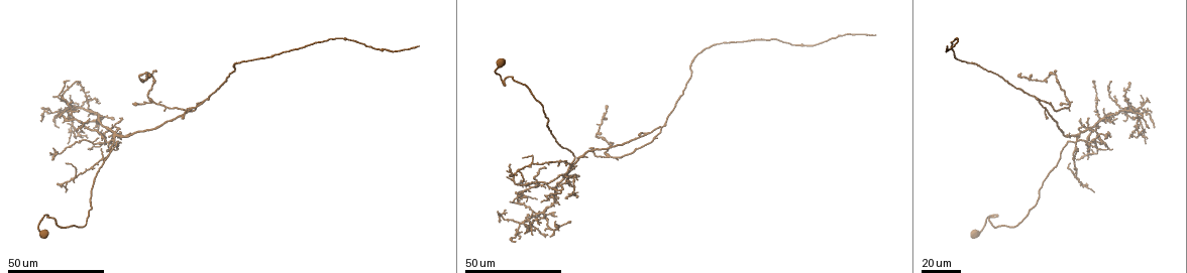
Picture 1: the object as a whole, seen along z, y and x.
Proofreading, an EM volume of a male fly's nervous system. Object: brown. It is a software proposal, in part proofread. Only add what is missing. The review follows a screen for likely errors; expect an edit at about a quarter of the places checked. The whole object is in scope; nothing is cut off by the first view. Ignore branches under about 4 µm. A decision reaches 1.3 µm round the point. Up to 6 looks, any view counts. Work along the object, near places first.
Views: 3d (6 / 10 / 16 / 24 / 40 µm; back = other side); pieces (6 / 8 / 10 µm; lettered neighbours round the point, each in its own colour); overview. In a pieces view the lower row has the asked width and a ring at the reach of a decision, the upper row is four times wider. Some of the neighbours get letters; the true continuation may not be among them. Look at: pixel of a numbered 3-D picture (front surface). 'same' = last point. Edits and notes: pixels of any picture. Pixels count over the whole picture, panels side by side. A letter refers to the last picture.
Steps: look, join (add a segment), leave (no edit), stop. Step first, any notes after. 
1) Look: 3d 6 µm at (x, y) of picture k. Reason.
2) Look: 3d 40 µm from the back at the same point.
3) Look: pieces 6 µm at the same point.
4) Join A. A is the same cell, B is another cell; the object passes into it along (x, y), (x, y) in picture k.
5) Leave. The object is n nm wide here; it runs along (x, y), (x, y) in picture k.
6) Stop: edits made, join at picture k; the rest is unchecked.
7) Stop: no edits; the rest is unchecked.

Look: 3d 24 µm at (520, 196) of picture 1. Tapers out.

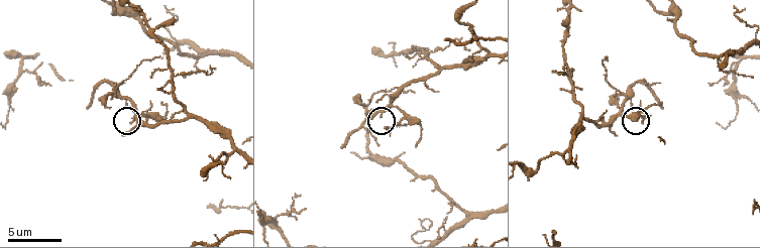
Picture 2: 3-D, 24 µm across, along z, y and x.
Look: pieces 6 µm at (387, 129) of picture 2. What lies round it.

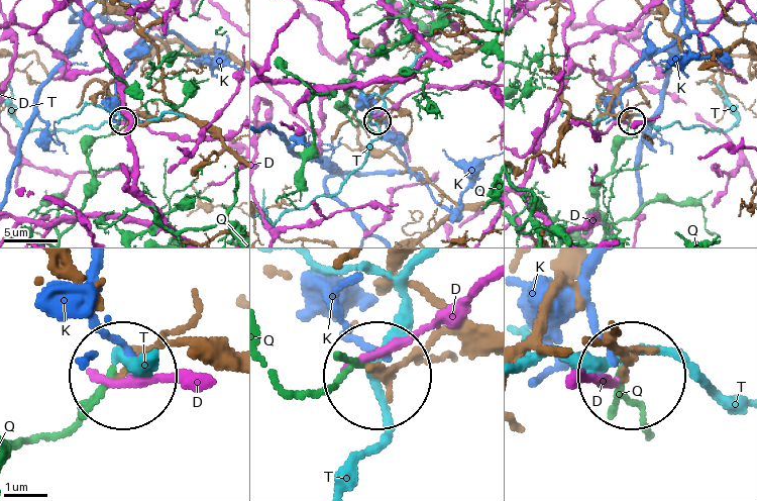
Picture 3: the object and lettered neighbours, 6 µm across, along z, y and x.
Leave. D, K, Q and T are other cells; it runs along (184, 345), (119, 375) in picture 3; none of them fits.

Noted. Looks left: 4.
Look: pieces 6 µm at (341, 144) of picture 2. Thin end.

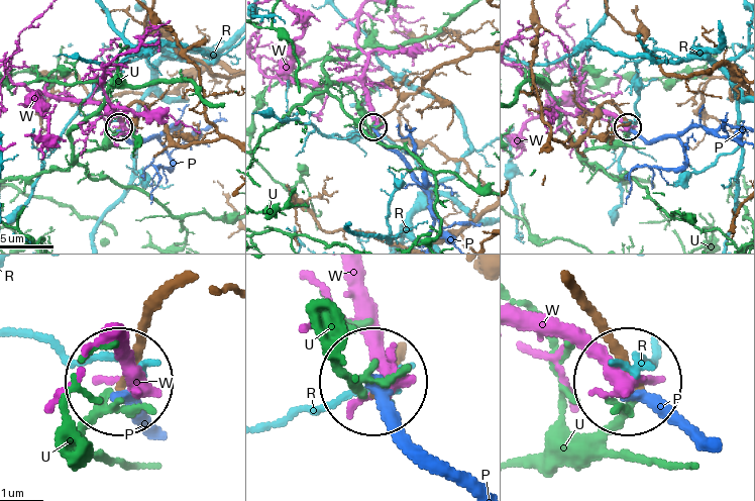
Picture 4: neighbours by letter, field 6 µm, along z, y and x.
Leave. P, R, U and W are other cells; it runs along (575, 294), (630, 378) in picture 4; none of them fits.

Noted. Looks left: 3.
Look: 3d 40 µm at (121, 119) of picture 1. Free end.

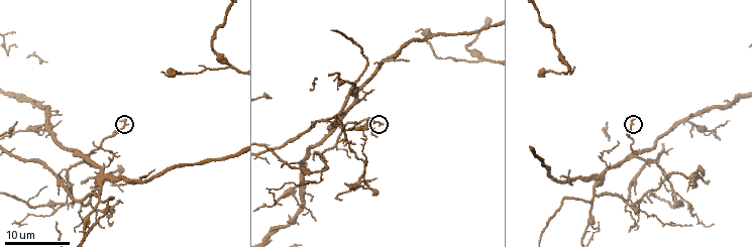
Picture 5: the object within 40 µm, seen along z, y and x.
Look: pieces 8 µm at (120, 121) of picture 5. What lies round it.

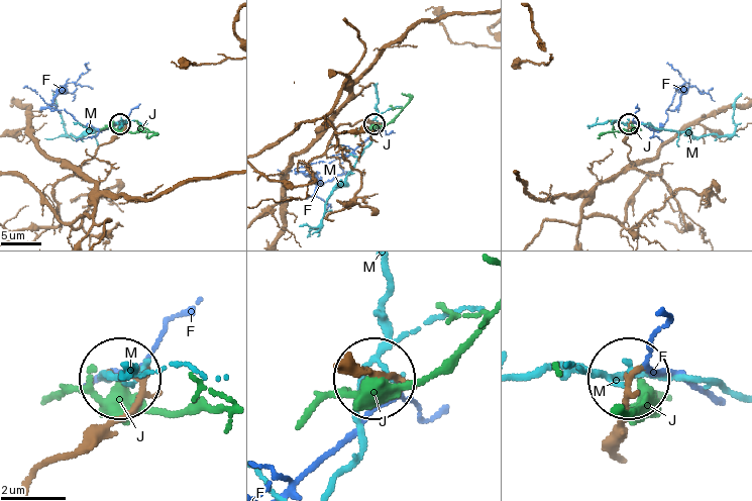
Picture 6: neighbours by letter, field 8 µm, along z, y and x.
Join F. The object is 90 nm wide here; F is the same cell, J and M are other cells; the object passes into it along (616, 448), (624, 394), (641, 373), (665, 370), (706, 394) in picture 6; the neuron continues.

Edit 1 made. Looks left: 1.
Stop: edits made, join at picture 6; the rest is unchecked.

